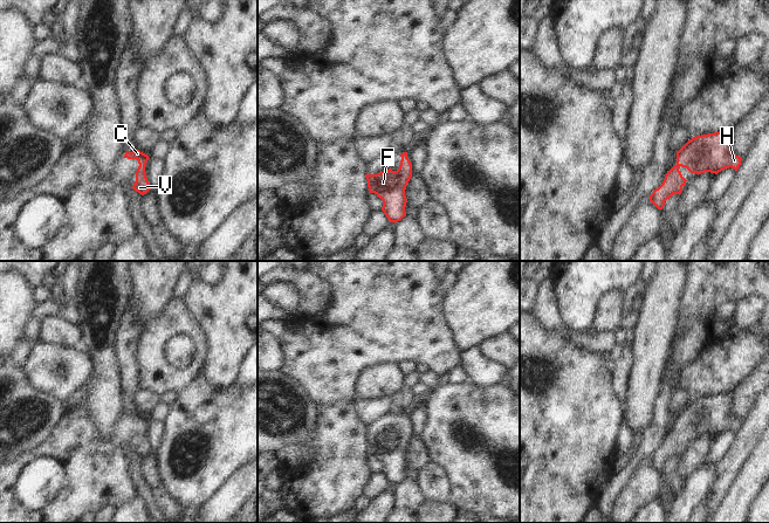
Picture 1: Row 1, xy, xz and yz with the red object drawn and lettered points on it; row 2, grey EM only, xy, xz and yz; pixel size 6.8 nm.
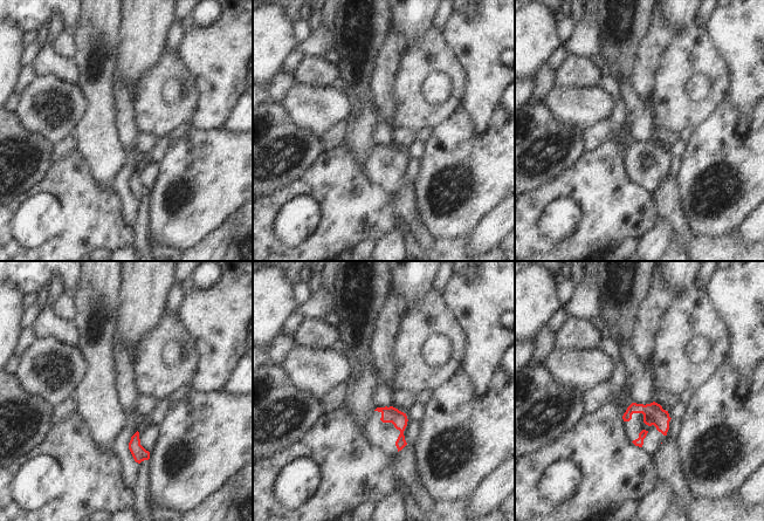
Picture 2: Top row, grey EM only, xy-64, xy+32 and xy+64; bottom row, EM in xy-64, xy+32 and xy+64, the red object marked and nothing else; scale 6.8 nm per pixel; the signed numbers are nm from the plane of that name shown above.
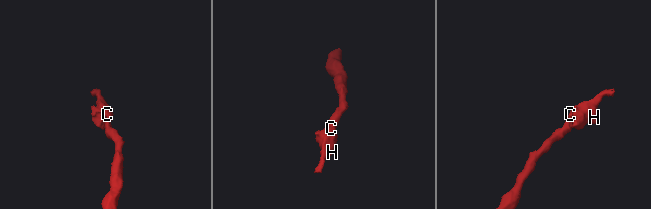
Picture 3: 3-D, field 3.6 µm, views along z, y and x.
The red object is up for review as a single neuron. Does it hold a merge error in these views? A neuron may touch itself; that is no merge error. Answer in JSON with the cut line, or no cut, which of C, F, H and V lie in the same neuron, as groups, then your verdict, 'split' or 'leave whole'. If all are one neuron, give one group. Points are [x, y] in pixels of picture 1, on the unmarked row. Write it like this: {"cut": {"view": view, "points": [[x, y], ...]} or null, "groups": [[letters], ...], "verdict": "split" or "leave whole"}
{"cut": null, "groups": [["C", "F", "H", "V"]], "verdict": "leave whole"}

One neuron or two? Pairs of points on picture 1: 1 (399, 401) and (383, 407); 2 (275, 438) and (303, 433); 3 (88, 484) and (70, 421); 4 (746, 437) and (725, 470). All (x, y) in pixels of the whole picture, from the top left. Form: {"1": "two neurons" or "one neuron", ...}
{"1": "two neurons", "2": "one neuron", "3": "one neuron", "4": "one neuron"}

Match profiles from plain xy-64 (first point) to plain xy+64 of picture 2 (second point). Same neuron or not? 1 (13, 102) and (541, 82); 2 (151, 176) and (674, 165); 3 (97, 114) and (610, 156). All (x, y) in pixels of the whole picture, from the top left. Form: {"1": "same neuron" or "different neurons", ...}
{"1": "same neuron", "2": "same neuron", "3": "different neurons"}

